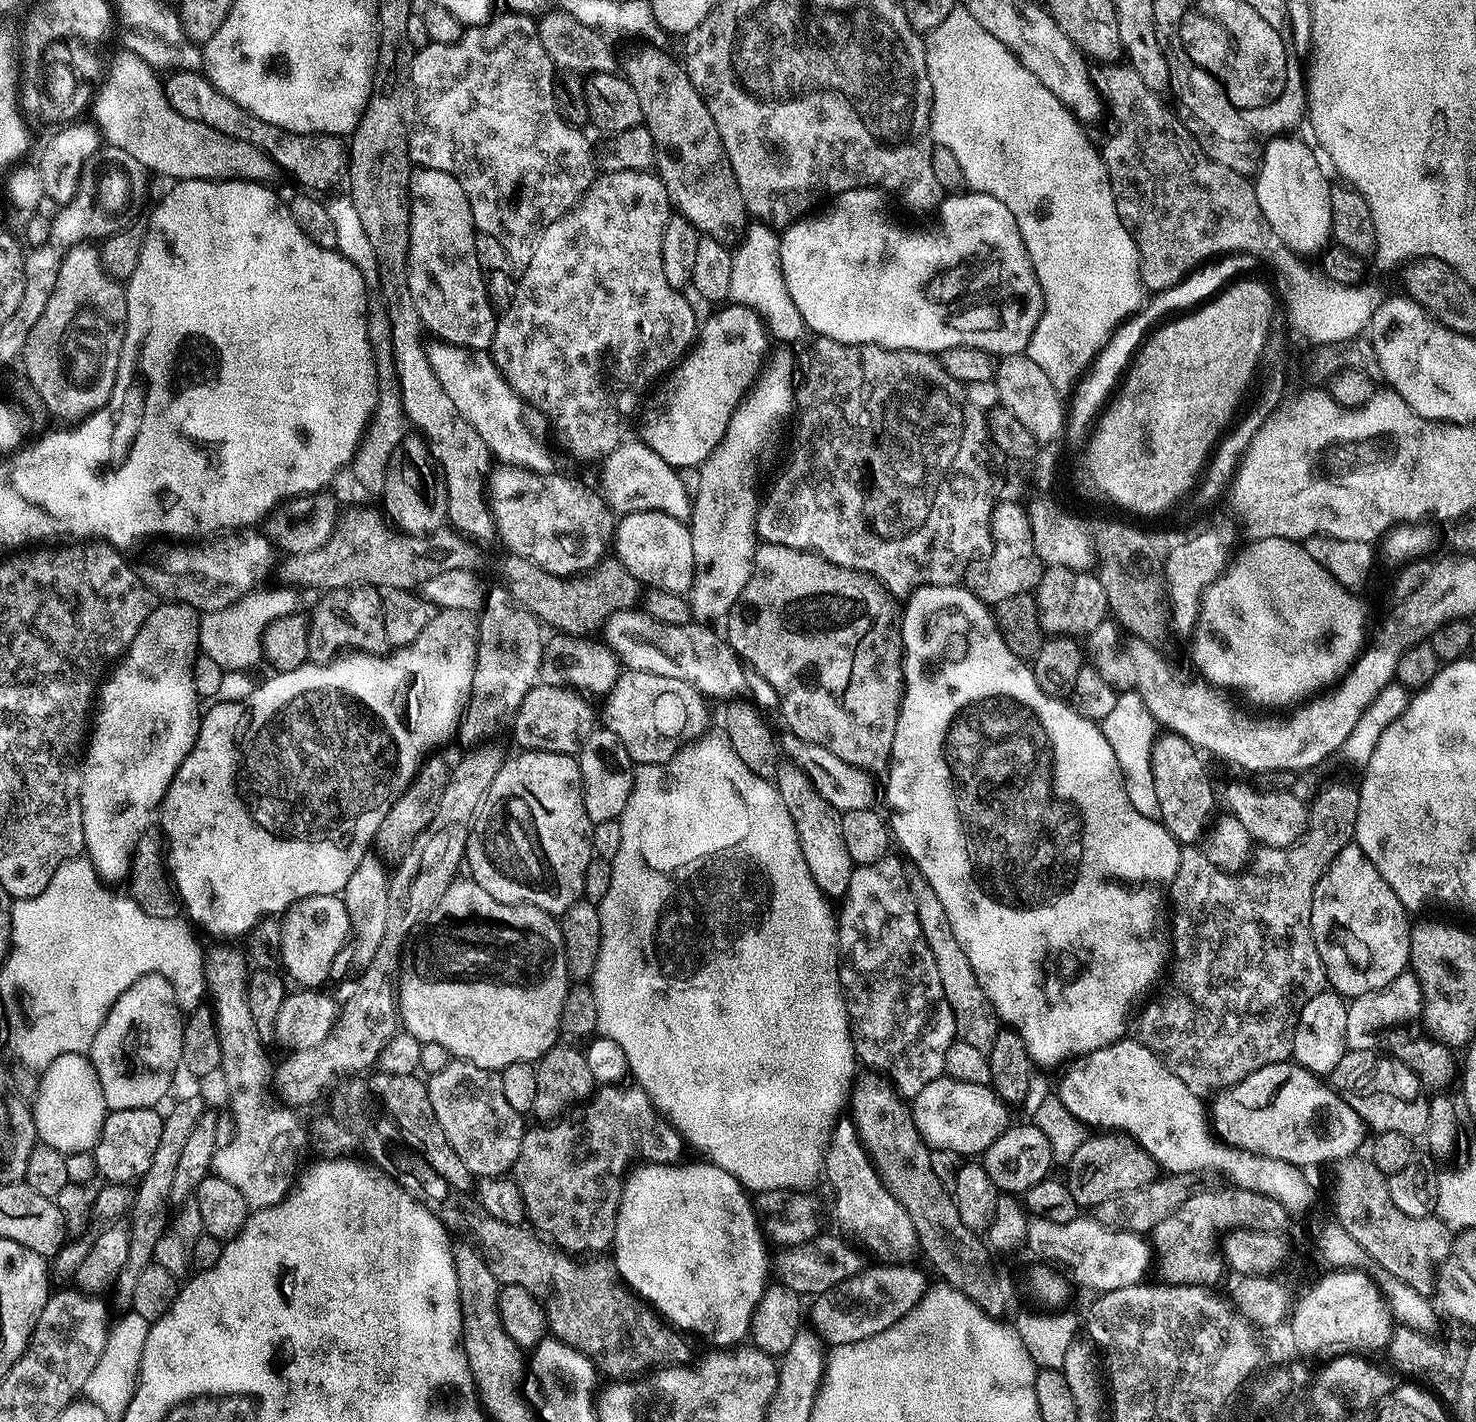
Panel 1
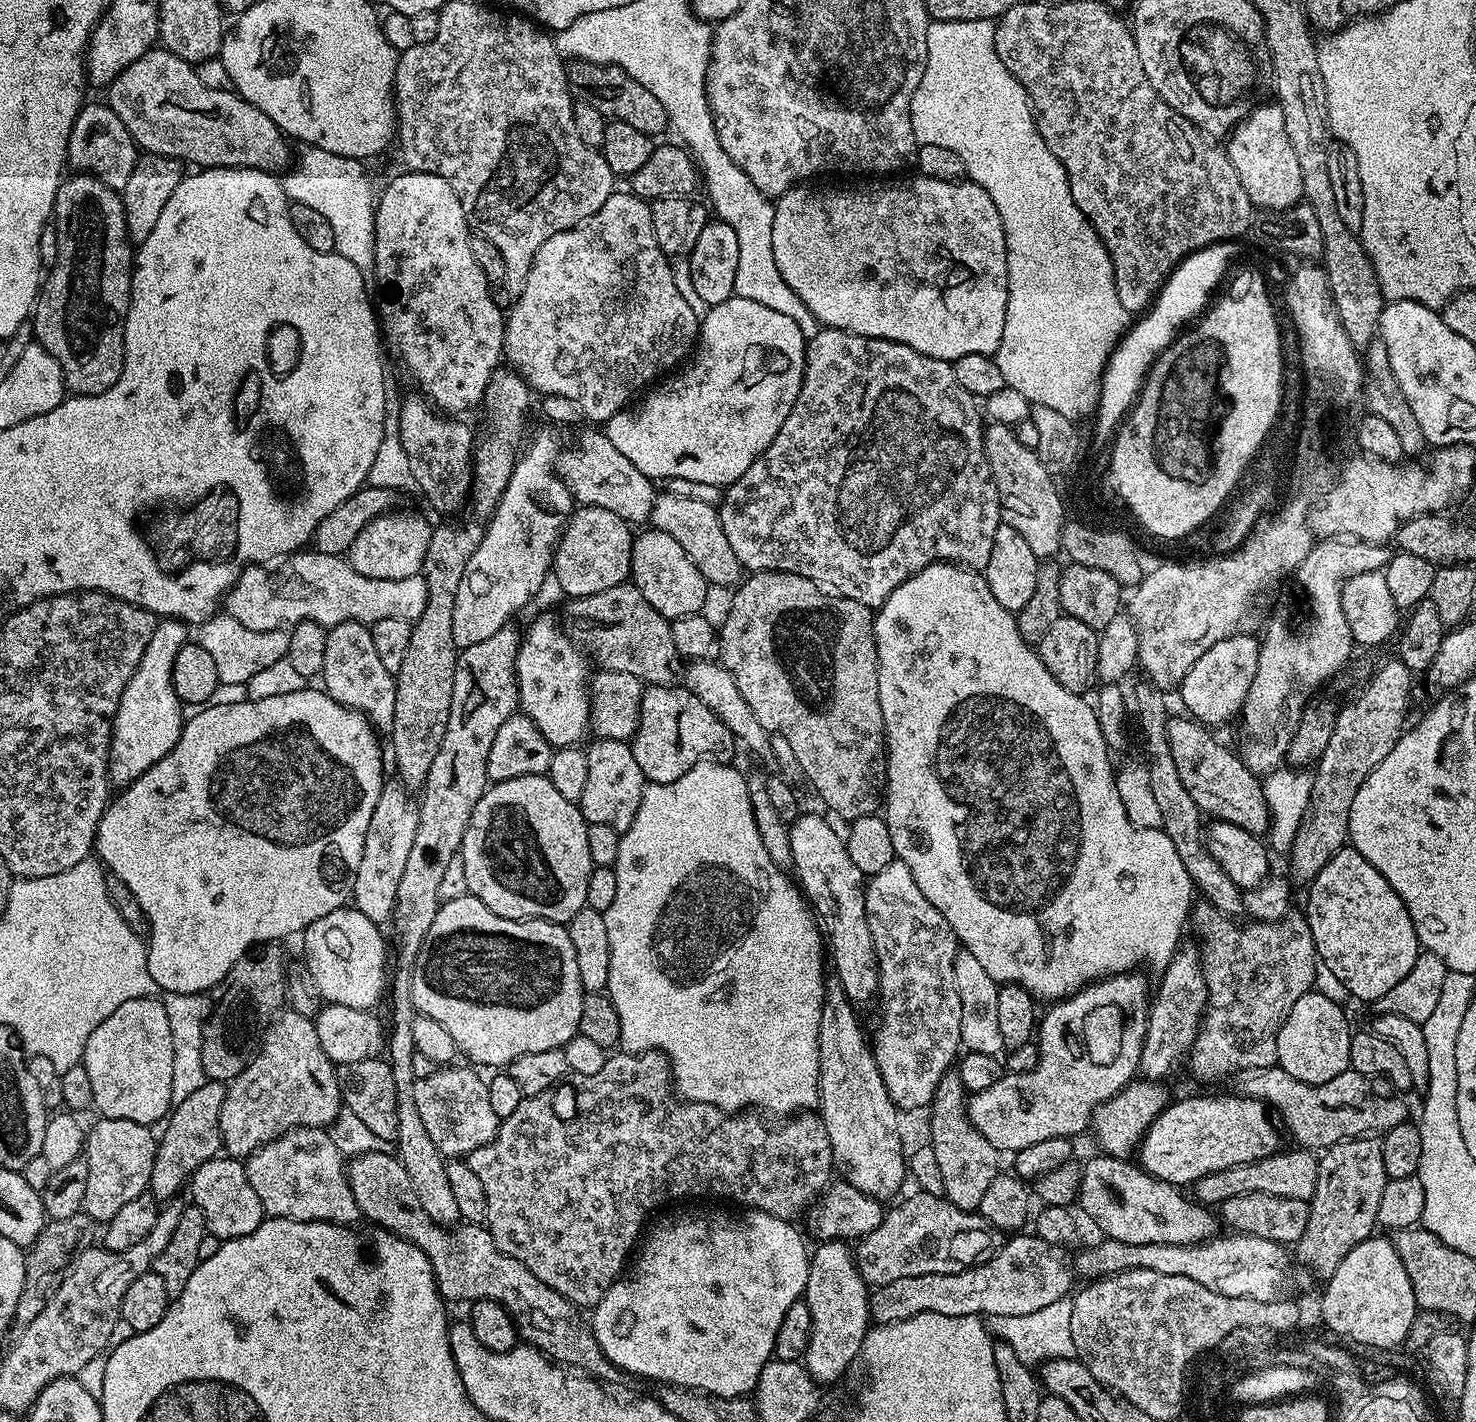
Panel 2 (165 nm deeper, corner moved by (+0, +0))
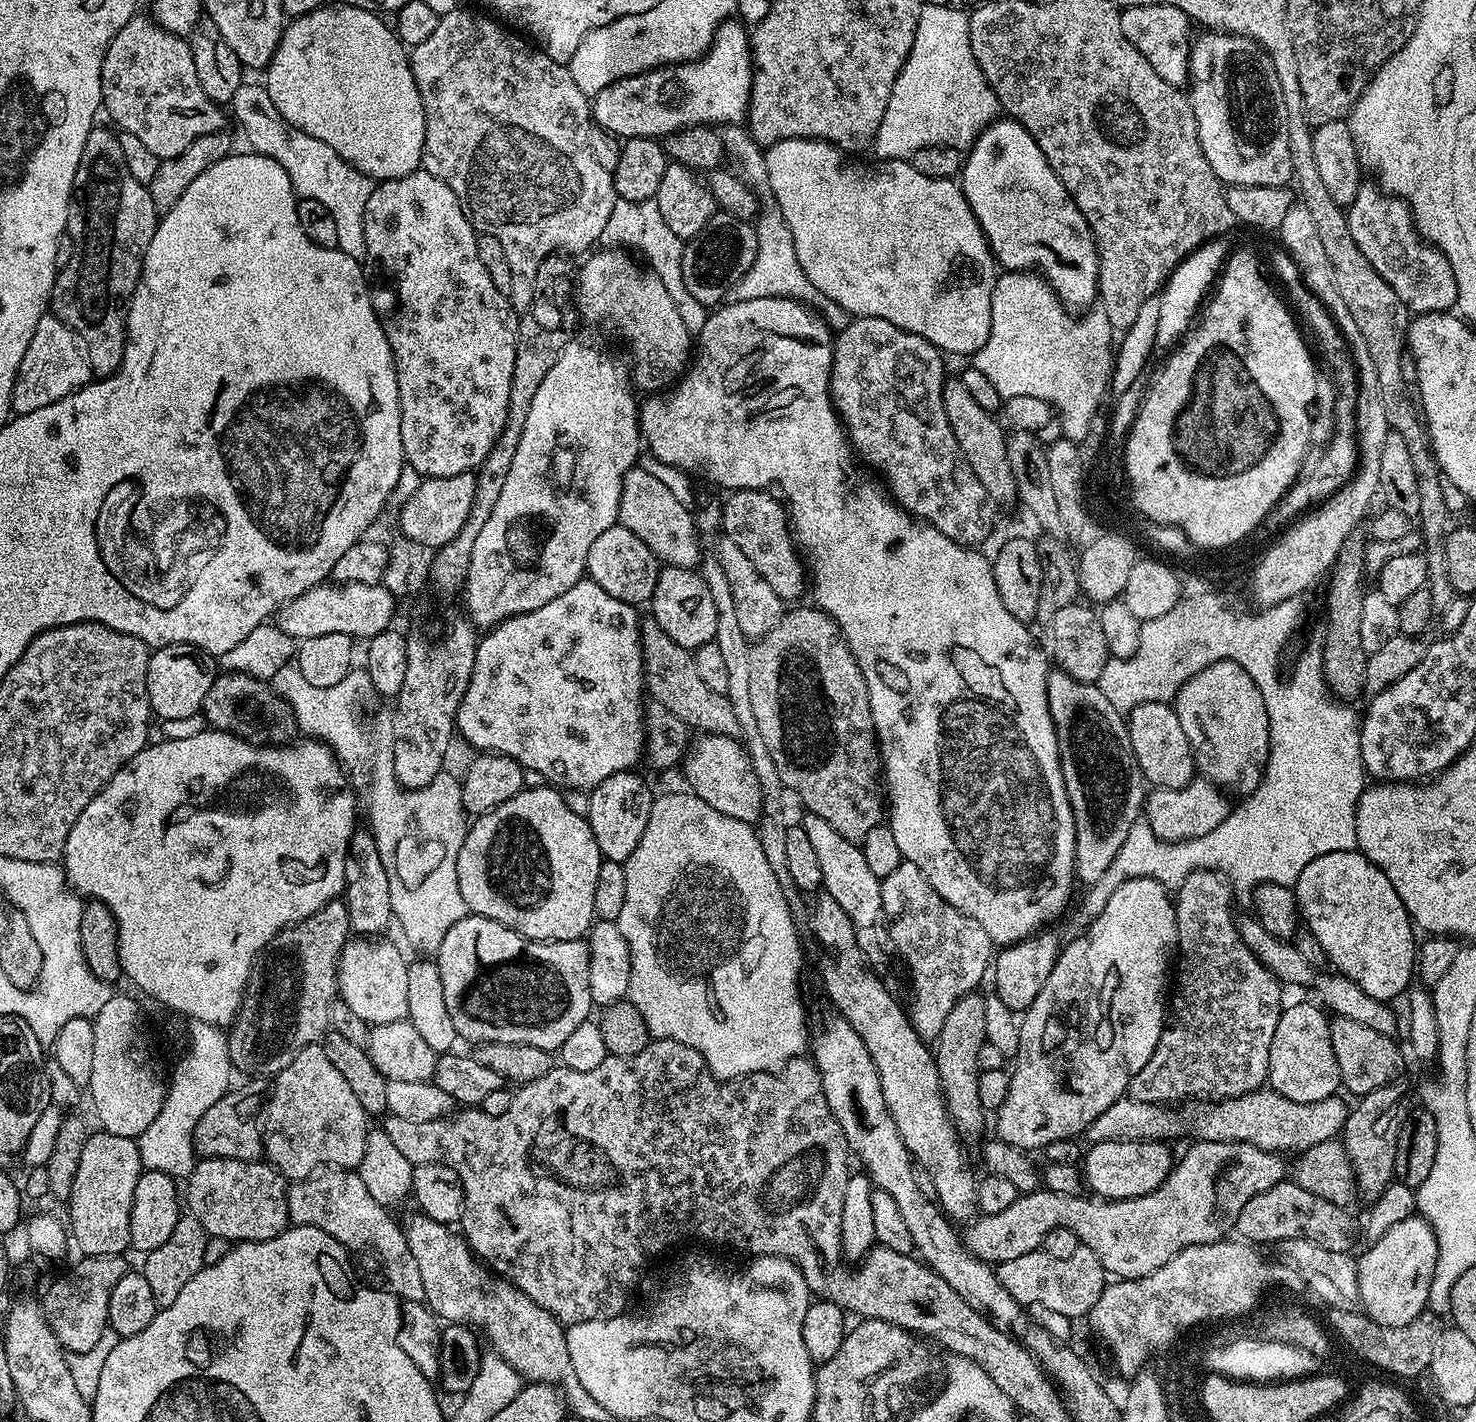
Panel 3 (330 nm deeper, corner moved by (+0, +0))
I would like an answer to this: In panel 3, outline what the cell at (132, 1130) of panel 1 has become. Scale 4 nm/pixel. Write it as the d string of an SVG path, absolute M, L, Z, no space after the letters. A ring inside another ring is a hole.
M103 1130L89 1135L86 1146L82 1146L78 1174L74 1174L74 1190L66 1202L70 1236L84 1256L124 1256L129 1251L130 1210L141 1171L140 1151L133 1137Z

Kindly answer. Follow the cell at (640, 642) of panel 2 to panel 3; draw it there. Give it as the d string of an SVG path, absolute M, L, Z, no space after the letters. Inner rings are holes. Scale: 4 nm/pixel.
M651 618L641 619L640 645L644 647L644 686L651 699L662 702L662 706L689 729L714 736L739 737L739 722L727 696L710 690L710 686L702 682L689 649L675 644Z

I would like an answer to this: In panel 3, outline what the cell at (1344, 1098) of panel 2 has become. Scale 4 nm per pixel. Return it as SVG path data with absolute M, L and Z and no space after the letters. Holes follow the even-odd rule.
M1265 1086L1248 1095L1225 1097L1217 1102L1208 1102L1206 1106L1167 1106L1154 1103L1146 1103L1129 1096L1123 1096L1107 1107L1106 1110L1092 1120L1086 1133L1091 1143L1098 1141L1114 1140L1159 1140L1170 1142L1172 1138L1178 1138L1190 1132L1194 1137L1204 1141L1242 1141L1244 1144L1258 1146L1267 1152L1279 1152L1281 1154L1299 1154L1304 1149L1314 1146L1318 1142L1335 1140L1344 1131L1344 1123L1348 1117L1350 1108L1340 1101L1339 1095L1326 1098L1322 1102L1294 1102L1282 1094L1273 1092L1271 1087Z

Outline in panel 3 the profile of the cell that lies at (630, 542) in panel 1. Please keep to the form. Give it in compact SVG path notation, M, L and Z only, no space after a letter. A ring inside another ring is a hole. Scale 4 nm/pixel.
M661 567L650 601L651 608L651 619L678 646L695 650L715 641L714 602L710 602L710 590L700 577L699 571L691 568Z

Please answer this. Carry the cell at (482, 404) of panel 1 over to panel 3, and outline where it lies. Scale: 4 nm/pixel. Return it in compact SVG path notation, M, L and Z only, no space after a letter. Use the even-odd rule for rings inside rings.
M642 466L631 468L624 476L618 520L626 530L630 530L630 534L638 534L638 538L650 546L657 561L674 568L691 569L701 563L701 537L689 505L678 502L668 487L662 486L654 474L646 474Z

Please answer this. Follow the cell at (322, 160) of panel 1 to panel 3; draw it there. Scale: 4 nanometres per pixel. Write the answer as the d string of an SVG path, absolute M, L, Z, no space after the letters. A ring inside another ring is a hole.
M137 14L118 30L118 34L108 44L102 58L102 108L112 115L111 123L117 129L134 134L155 156L161 160L182 154L194 138L202 138L211 132L219 132L225 127L224 112L221 105L206 98L202 82L198 82L198 70L194 70L192 44L185 37L170 34L157 25L148 14Z

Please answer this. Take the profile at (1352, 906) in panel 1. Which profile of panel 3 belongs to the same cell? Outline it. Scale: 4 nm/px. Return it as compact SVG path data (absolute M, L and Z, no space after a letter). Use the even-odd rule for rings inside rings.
M1335 852L1314 858L1314 862L1310 862L1310 866L1298 874L1294 891L1303 927L1304 924L1308 927L1309 934L1328 955L1328 960L1337 973L1350 979L1374 999L1392 1002L1395 996L1403 997L1407 993L1418 968L1417 933L1412 919L1408 917L1406 906L1402 906L1402 898L1398 898L1398 890L1390 886L1390 878L1386 878L1378 866L1371 864L1363 852Z

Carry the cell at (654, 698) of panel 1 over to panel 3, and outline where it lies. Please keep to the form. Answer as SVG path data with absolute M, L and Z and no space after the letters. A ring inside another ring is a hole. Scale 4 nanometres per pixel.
M700 734L697 737L697 740L695 737L691 741L682 761L684 776L689 784L687 787L698 798L702 798L706 806L714 806L718 814L726 814L730 818L738 818L738 822L755 825L761 819L760 811L766 808L766 801L743 744L732 736Z

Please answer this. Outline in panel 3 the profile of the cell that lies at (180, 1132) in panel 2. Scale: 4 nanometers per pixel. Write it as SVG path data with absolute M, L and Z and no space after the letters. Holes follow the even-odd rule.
M244 1082L239 1086L233 1087L225 1096L218 1098L202 1118L198 1118L198 1126L194 1126L194 1146L201 1157L211 1158L220 1156L223 1160L260 1160L265 1155L264 1137L262 1135L262 1124L258 1117L266 1104L266 1088L260 1082Z

